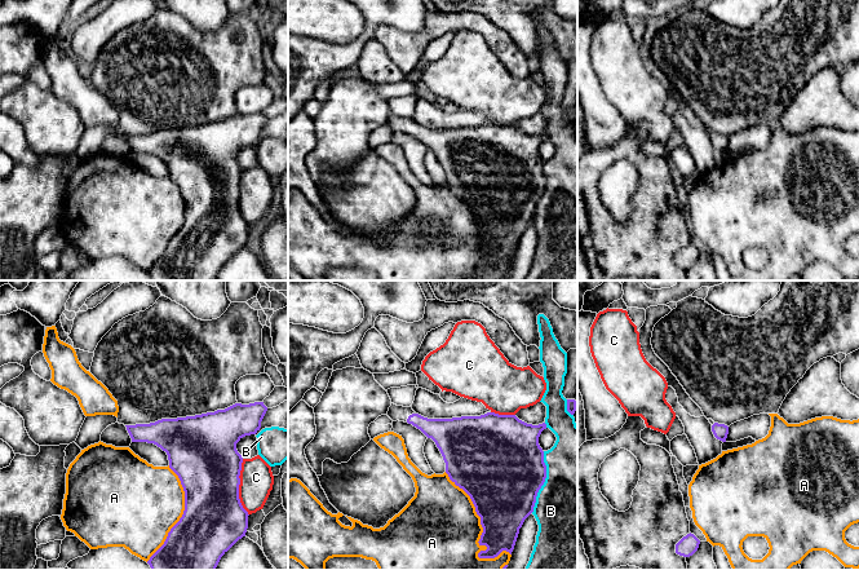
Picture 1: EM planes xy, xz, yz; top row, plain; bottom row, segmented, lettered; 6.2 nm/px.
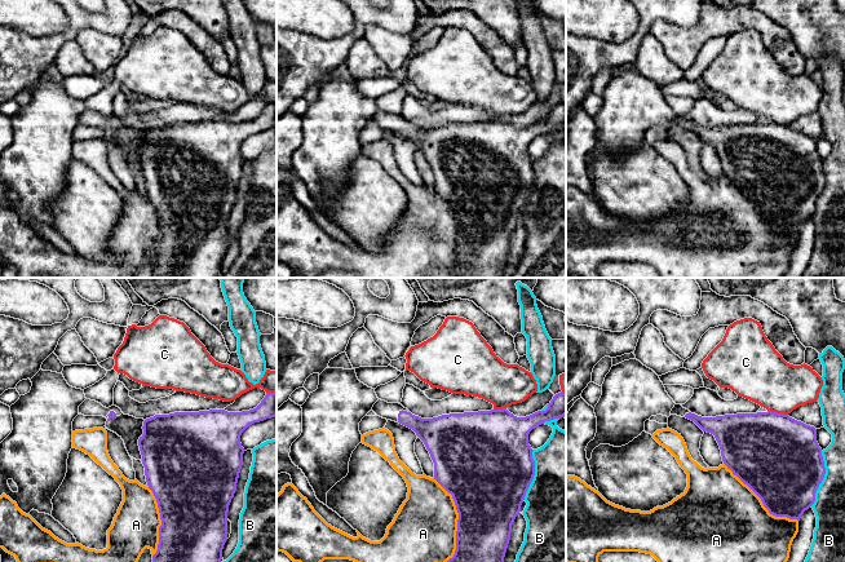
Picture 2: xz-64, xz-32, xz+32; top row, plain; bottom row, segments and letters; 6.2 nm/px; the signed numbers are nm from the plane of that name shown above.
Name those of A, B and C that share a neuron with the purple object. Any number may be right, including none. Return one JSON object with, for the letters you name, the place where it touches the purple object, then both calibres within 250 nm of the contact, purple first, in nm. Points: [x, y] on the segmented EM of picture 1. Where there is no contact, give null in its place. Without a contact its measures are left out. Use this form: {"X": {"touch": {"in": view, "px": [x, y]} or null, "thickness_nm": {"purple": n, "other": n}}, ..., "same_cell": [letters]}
{"same_cell": []}

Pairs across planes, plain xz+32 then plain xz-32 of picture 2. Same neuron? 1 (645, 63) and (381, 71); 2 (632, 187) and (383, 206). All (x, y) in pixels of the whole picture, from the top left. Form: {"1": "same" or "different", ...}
{"1": "same", "2": "same"}

